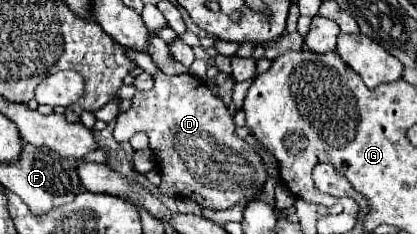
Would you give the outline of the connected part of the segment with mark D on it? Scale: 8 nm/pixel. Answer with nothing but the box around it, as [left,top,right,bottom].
[115,50,267,210]

